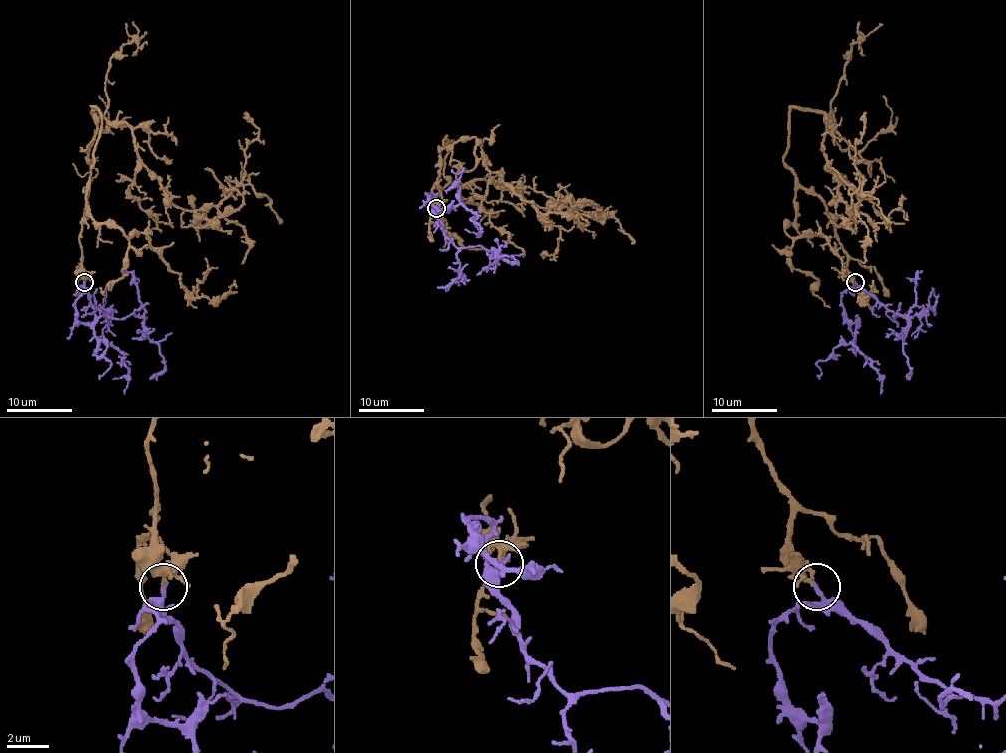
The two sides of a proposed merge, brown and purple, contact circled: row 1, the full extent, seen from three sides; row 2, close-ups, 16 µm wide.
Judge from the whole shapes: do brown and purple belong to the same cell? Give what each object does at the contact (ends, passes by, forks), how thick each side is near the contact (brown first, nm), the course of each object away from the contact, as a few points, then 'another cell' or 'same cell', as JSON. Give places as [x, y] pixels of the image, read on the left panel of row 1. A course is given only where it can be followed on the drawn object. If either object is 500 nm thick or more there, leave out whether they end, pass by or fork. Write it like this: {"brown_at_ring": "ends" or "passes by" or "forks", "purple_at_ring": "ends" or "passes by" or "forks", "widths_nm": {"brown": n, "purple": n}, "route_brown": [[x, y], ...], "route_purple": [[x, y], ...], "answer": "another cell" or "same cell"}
{"brown_at_ring": "passes by", "purple_at_ring": "ends", "widths_nm": {"brown": 170, "purple": 240}, "route_brown": [[84, 281], [91, 110], [130, 128], [187, 211], [243, 179], [259, 131], [246, 112]], "route_purple": [[84, 281], [88, 299], [106, 314], [141, 317], [146, 335], [159, 347], [164, 365], [150, 379]], "answer": "same cell"}

